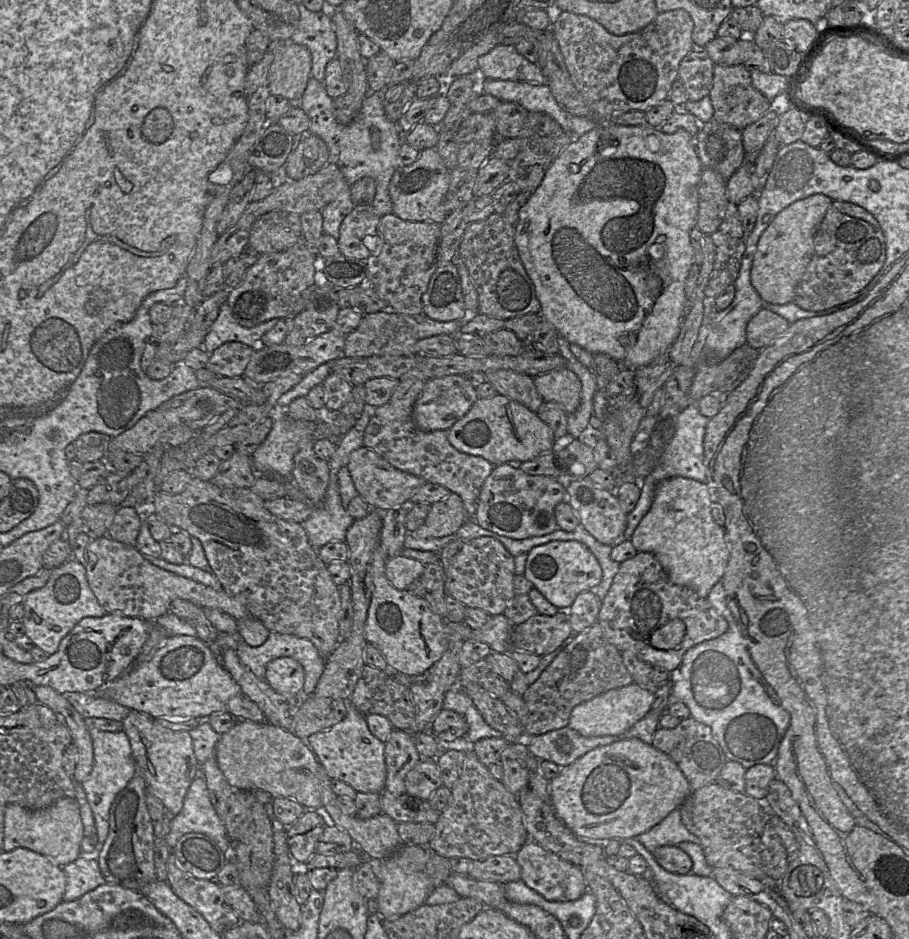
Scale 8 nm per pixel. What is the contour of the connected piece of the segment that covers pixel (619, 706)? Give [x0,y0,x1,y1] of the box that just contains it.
[568,683,654,737]

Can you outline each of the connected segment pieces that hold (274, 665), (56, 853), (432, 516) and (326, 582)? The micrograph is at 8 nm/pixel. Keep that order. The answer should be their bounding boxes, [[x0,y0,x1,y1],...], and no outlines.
[[265,657,304,696],[3,798,84,867],[408,493,467,539],[120,451,345,656]]

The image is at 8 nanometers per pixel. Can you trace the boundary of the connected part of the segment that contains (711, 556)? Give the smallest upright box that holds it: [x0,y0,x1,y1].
[631,476,730,599]

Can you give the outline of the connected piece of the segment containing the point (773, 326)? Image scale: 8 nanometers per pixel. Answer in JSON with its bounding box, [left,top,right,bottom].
[747,307,790,350]

